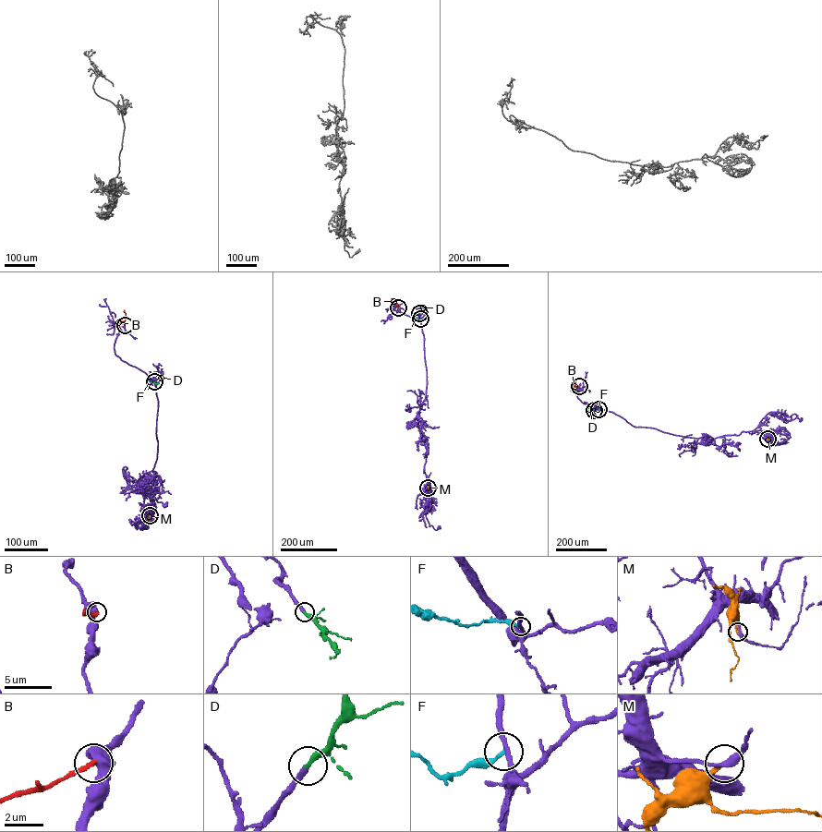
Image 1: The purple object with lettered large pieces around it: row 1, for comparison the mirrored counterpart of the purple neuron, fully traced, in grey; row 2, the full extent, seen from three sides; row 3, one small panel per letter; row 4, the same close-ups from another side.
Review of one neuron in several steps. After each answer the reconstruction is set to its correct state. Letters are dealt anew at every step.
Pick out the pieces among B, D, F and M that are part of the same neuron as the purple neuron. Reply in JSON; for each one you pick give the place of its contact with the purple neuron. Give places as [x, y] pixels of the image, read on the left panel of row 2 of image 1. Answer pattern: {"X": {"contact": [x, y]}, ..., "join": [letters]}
{"D": {"contact": [153, 382]}, "join": ["D"]}

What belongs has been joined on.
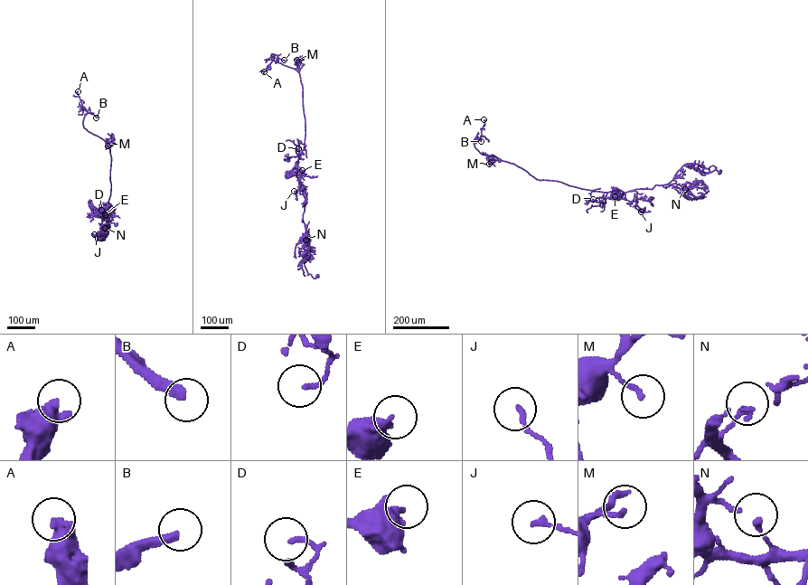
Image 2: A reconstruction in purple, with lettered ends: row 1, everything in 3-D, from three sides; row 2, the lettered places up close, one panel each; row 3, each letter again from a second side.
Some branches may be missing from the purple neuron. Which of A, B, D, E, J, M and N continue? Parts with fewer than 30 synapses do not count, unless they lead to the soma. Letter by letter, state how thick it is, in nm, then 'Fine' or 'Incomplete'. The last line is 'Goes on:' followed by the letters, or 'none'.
A: Thickness 440 nm. Fine
B: Thickness 340 nm. Incomplete
D: Thickness 130 nm. Fine
E: Thickness 440 nm. Fine
J: Thickness 180 nm. Fine
M: Thickness 150 nm. Fine
N: Thickness 190 nm. Fine
Goes on: B

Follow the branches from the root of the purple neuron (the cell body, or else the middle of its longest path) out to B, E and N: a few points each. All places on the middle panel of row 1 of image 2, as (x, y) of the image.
B: (317, 276), (304, 264), (305, 199), (296, 170), (302, 85), (299, 72), (270, 55), (284, 60)
E: (317, 276), (314, 278), (307, 275), (304, 264), (308, 243), (303, 217), (305, 199), (297, 180), (302, 170)
N: (317, 276), (314, 278), (307, 275), (304, 265), (308, 243), (305, 224), (305, 240)

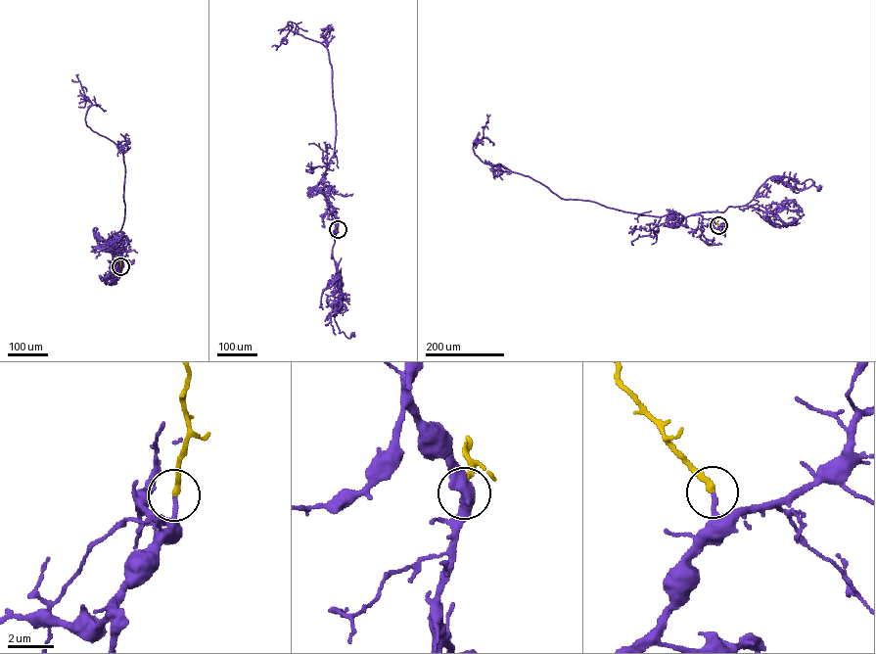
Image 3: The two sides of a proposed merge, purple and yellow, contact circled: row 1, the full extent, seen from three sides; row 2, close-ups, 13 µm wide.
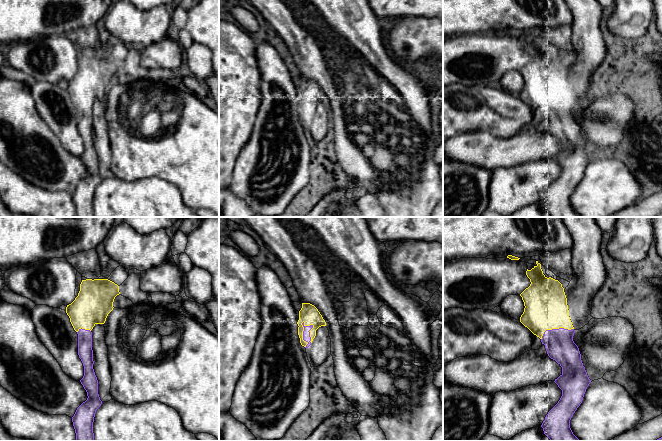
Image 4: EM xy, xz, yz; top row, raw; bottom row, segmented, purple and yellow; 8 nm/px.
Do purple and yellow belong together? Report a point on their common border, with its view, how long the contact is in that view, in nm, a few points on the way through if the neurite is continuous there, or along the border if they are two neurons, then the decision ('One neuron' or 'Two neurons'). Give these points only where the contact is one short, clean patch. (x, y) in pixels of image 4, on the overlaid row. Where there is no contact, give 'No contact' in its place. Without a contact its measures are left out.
Touches purple at xz (303, 334). Shared border 220 nm. One neuron

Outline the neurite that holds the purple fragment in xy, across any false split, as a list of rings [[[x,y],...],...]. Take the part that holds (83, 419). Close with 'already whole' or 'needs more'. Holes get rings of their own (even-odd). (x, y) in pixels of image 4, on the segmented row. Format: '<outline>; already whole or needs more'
[[[86,279],[80,284],[78,296],[66,307],[70,322],[78,334],[78,355],[84,366],[84,376],[80,382],[88,396],[72,417],[76,441],[94,441],[93,422],[102,401],[93,369],[91,330],[96,324],[105,323],[119,294],[119,286],[108,279]]]; needs more

